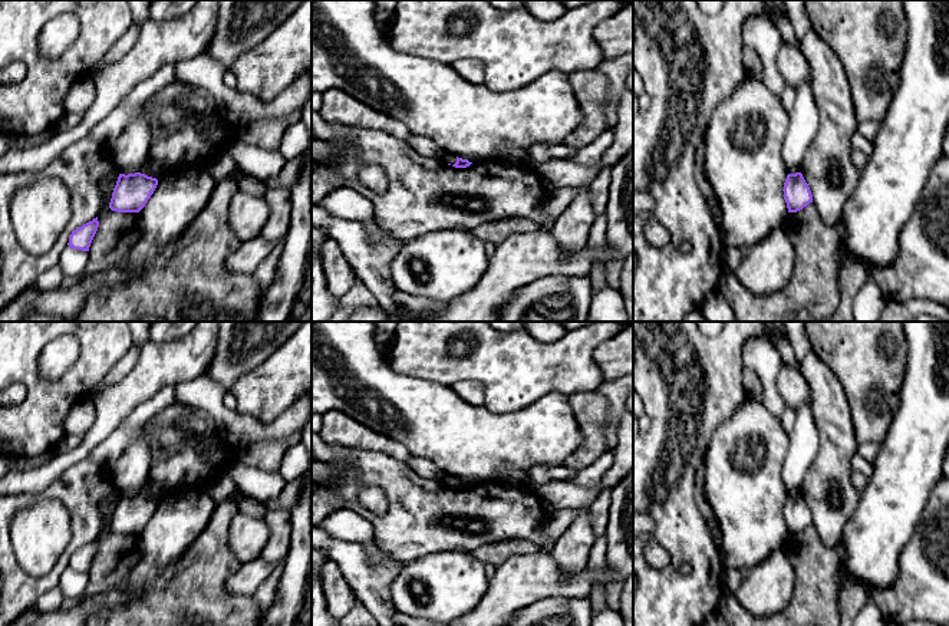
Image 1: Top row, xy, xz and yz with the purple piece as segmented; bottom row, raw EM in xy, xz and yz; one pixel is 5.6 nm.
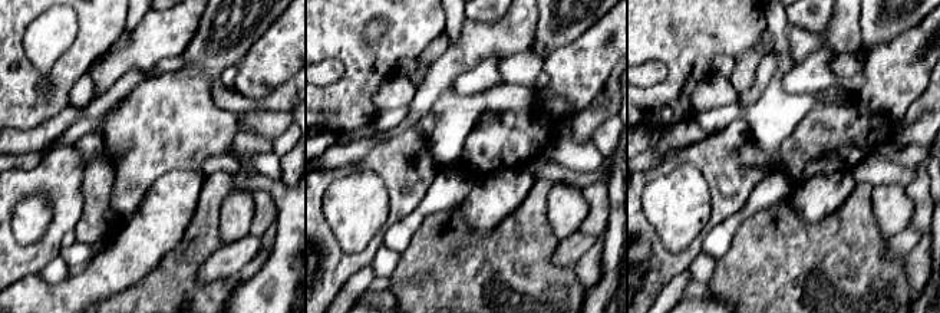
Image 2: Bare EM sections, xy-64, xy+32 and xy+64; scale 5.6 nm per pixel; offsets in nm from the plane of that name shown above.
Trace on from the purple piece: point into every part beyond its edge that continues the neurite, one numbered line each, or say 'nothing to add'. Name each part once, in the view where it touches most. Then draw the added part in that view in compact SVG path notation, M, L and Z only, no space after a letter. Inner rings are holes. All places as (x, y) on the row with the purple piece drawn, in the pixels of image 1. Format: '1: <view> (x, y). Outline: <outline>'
nothing to add

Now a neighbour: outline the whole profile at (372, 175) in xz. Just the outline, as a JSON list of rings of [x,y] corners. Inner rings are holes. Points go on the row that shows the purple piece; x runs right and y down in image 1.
[[[357,164],[359,181],[373,194],[383,194],[388,190],[388,177],[382,167],[376,164]]]

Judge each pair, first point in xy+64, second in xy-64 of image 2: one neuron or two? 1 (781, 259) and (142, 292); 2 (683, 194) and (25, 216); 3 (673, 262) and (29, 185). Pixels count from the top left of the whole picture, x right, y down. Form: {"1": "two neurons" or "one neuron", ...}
{"1": "one neuron", "2": "one neuron", "3": "one neuron"}

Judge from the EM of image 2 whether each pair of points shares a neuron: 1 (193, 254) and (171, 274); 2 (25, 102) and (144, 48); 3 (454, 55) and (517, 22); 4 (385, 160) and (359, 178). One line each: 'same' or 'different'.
1: same
2: different
3: same
4: different

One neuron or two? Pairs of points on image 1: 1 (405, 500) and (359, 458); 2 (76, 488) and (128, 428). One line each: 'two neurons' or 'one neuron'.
1: one neuron
2: two neurons

